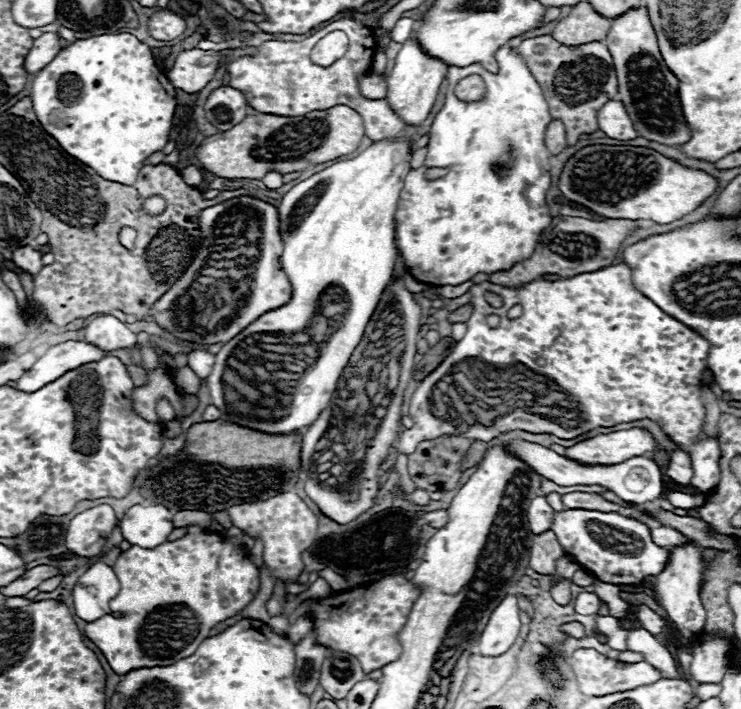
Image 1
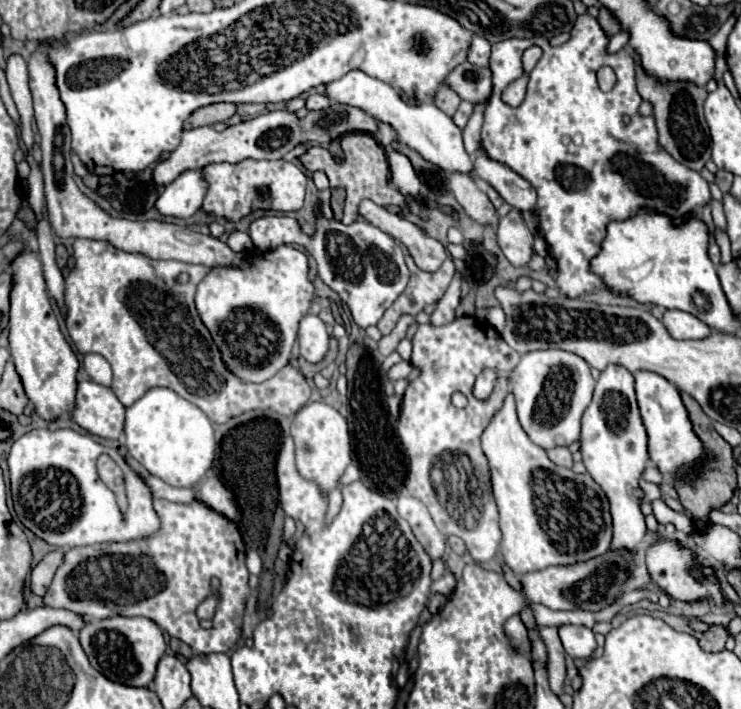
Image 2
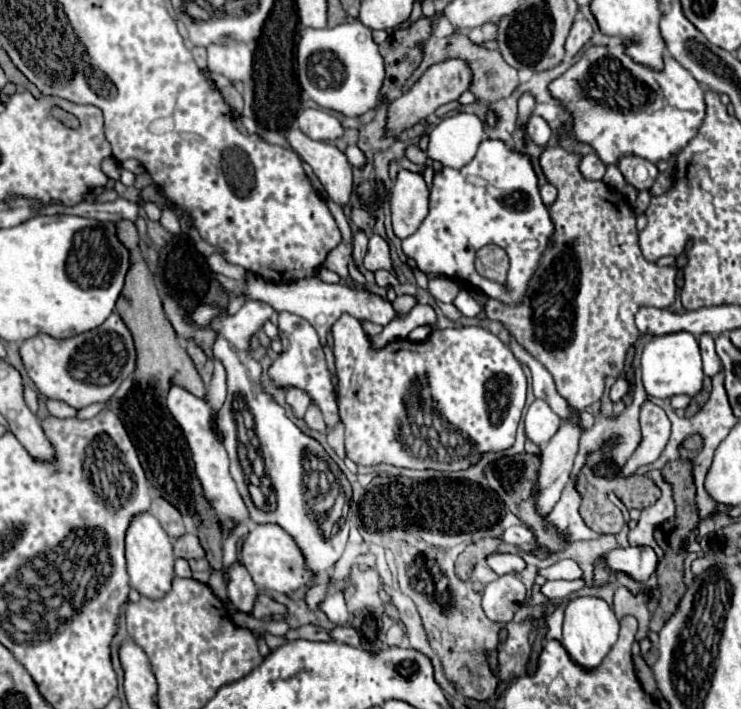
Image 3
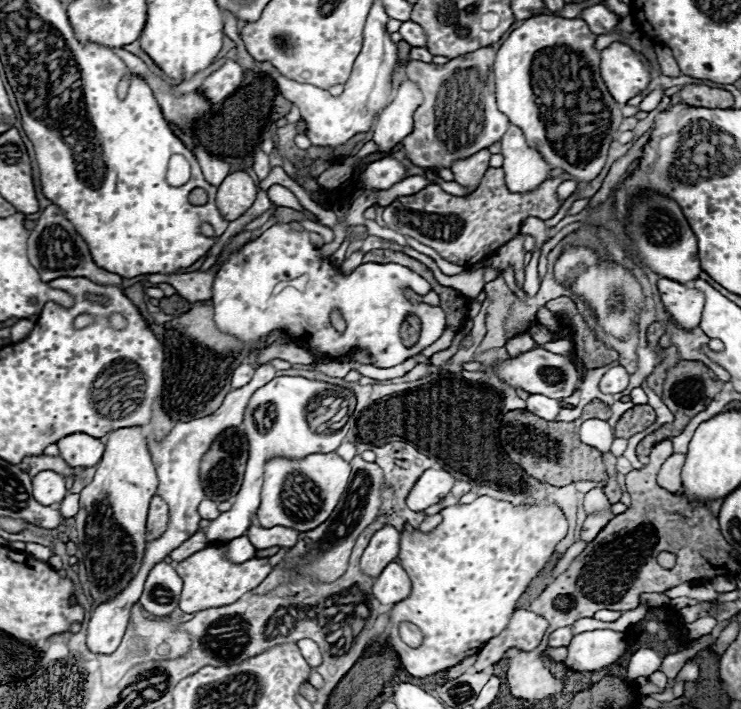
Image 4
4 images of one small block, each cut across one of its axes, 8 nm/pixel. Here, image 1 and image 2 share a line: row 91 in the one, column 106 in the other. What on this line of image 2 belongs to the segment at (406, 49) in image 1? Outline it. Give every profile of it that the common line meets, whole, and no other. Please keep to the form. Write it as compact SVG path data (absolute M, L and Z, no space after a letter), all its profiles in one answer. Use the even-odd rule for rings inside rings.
M80 382L72 418L90 434L118 440L124 434L126 408L110 388L96 382Z

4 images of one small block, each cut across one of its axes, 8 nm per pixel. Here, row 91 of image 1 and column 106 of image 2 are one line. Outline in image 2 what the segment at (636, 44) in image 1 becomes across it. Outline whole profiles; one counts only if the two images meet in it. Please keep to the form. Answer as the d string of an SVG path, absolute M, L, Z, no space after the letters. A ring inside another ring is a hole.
M112 616L88 622L80 630L80 644L90 664L102 676L126 686L148 686L154 678L156 664L166 650L162 630L150 618L126 618L126 616Z

